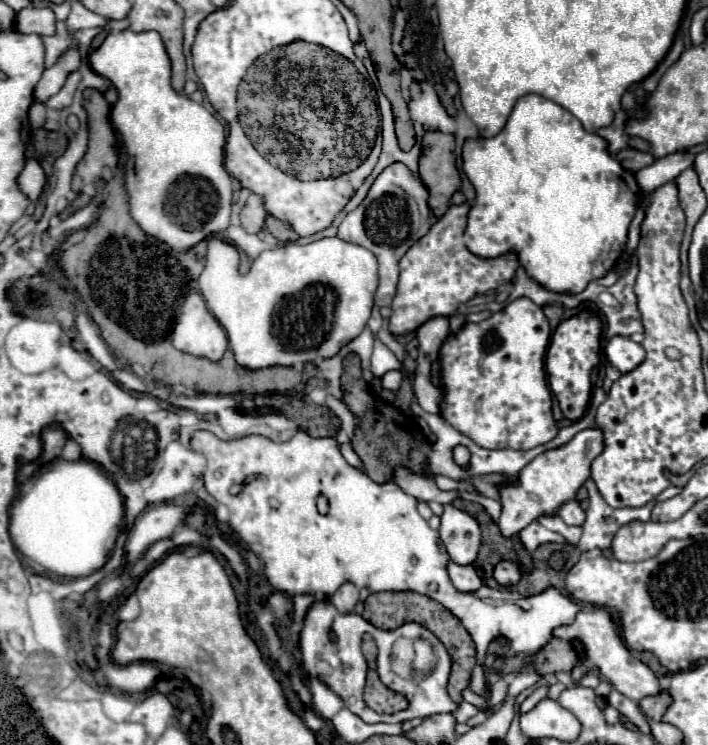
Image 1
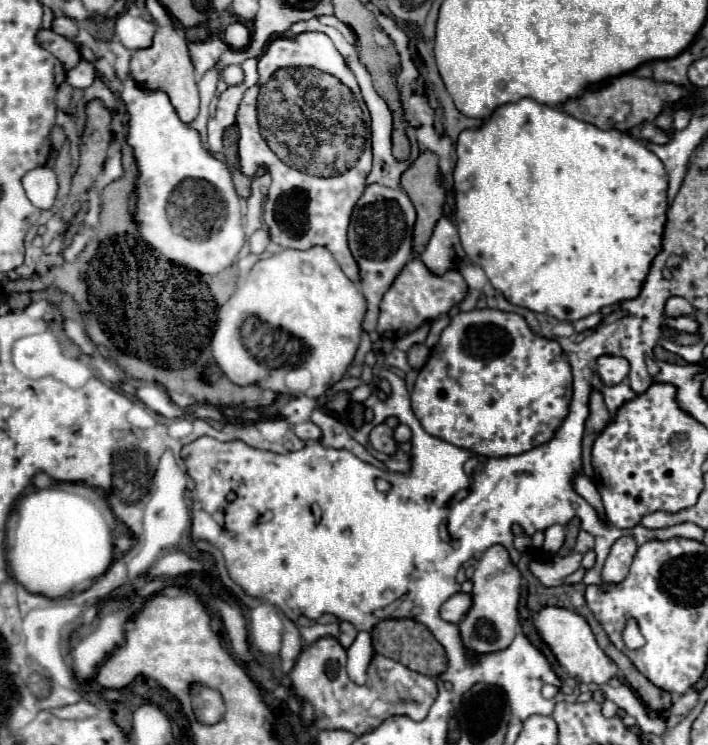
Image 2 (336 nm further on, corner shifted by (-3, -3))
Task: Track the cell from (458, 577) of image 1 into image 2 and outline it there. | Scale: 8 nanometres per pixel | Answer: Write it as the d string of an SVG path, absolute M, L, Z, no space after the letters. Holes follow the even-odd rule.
M457 592L455 596L451 596L451 598L441 606L441 616L443 616L443 620L447 620L447 622L459 624L459 622L465 618L465 614L471 610L471 606L473 606L471 594Z

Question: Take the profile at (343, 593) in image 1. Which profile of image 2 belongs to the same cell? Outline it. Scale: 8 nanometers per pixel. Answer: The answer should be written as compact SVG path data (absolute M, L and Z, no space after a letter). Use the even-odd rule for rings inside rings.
M341 622L341 634L339 634L339 642L341 642L345 648L349 648L349 646L353 644L355 636L357 636L355 626L353 626L351 622Z

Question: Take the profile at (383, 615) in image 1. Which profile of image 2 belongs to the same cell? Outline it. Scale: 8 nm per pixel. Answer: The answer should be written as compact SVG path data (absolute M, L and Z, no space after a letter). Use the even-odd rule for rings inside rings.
M389 618L389 620L381 620L373 630L371 630L371 638L373 638L373 648L375 652L393 658L401 664L407 664L407 668L417 670L425 676L441 676L447 670L447 654L445 648L435 640L435 636L431 634L431 630L415 620L401 620L401 618ZM385 646L385 648L383 648ZM399 648L401 648L401 656L399 656Z

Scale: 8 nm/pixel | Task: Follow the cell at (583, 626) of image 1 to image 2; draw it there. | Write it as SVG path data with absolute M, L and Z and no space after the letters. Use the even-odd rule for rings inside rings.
M543 608L537 618L535 618L535 626L541 634L541 638L549 644L549 648L553 650L553 654L557 656L559 664L569 672L571 678L575 678L577 682L585 682L585 684L607 684L611 678L617 676L619 668L615 666L615 662L611 658L605 656L605 652L597 646L595 636L589 628L589 624L583 620L583 616L579 616L577 612L571 612L567 608Z

